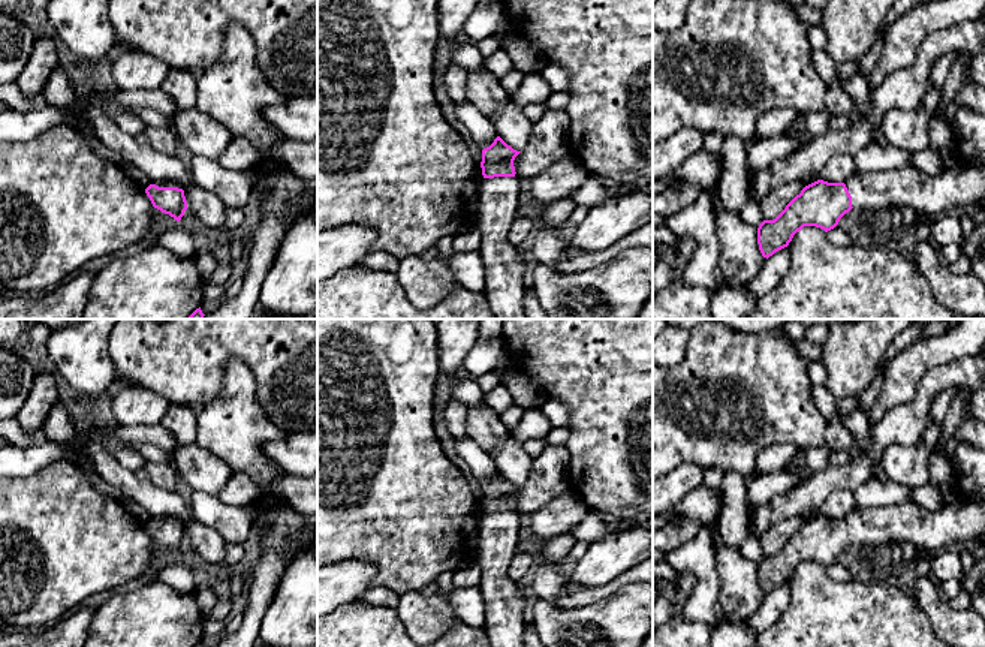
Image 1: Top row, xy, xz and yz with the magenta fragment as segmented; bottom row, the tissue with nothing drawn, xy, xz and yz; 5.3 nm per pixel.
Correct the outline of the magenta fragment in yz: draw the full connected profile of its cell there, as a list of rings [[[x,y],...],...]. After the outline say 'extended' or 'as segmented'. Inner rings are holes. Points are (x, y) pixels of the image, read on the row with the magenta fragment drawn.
[[[963,162],[939,175],[927,175],[912,165],[876,172],[856,171],[844,183],[817,180],[805,186],[774,220],[759,225],[757,244],[768,259],[787,247],[804,226],[828,232],[852,208],[871,213],[907,205],[921,214],[940,216],[949,208],[969,207],[982,199],[985,168]]] | extended

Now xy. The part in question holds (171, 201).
[[[177,180],[151,181],[145,193],[154,208],[169,214],[177,222],[181,220],[187,210],[183,186]]] | extended

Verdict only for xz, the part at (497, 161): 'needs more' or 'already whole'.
needs more

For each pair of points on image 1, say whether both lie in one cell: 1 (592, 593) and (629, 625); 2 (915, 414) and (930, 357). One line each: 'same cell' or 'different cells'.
1: different cells
2: different cells

